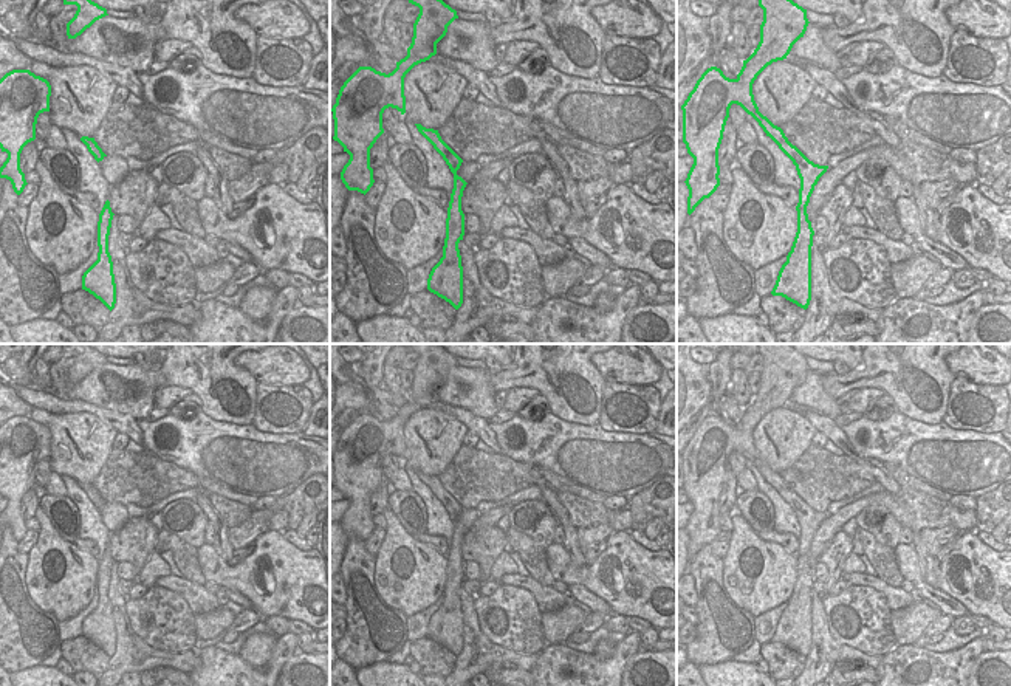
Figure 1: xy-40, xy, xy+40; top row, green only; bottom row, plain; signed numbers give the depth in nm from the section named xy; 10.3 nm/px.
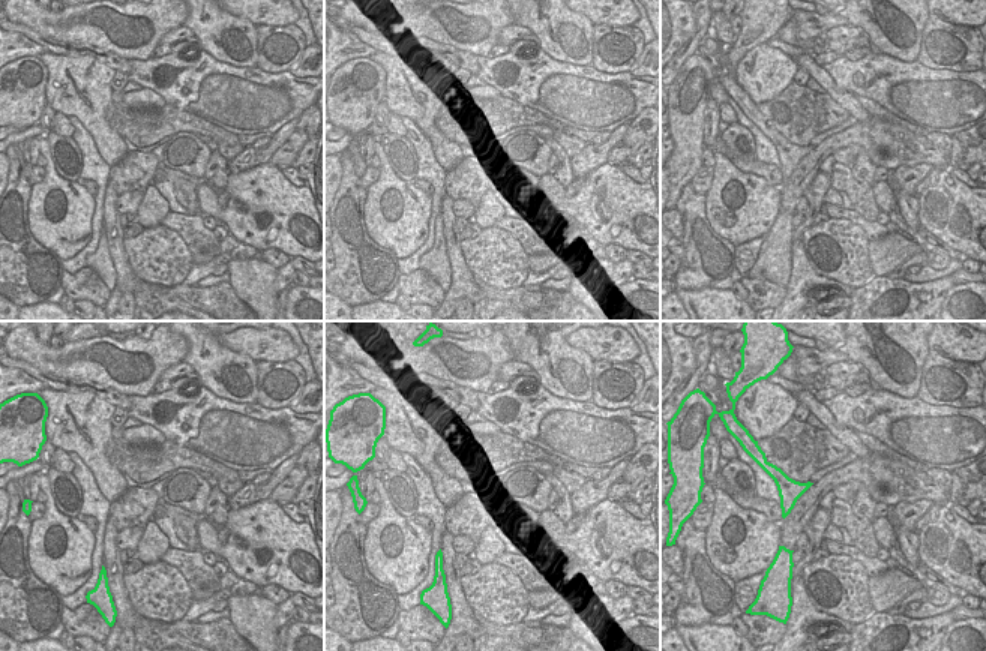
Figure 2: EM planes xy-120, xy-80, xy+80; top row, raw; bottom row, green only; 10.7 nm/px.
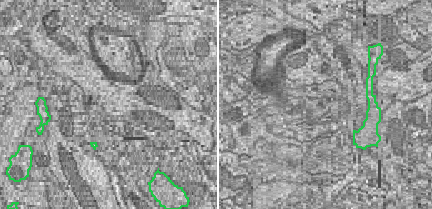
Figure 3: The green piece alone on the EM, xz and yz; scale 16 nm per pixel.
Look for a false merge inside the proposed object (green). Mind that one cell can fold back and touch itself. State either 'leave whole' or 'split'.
leave whole

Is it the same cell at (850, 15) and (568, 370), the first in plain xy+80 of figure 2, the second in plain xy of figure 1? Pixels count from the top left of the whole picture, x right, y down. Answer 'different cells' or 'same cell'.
same cell

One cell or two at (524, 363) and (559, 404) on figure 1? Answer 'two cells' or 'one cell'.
one cell

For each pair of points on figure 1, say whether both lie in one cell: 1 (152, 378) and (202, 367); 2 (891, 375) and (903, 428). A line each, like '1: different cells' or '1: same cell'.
1: different cells
2: different cells

